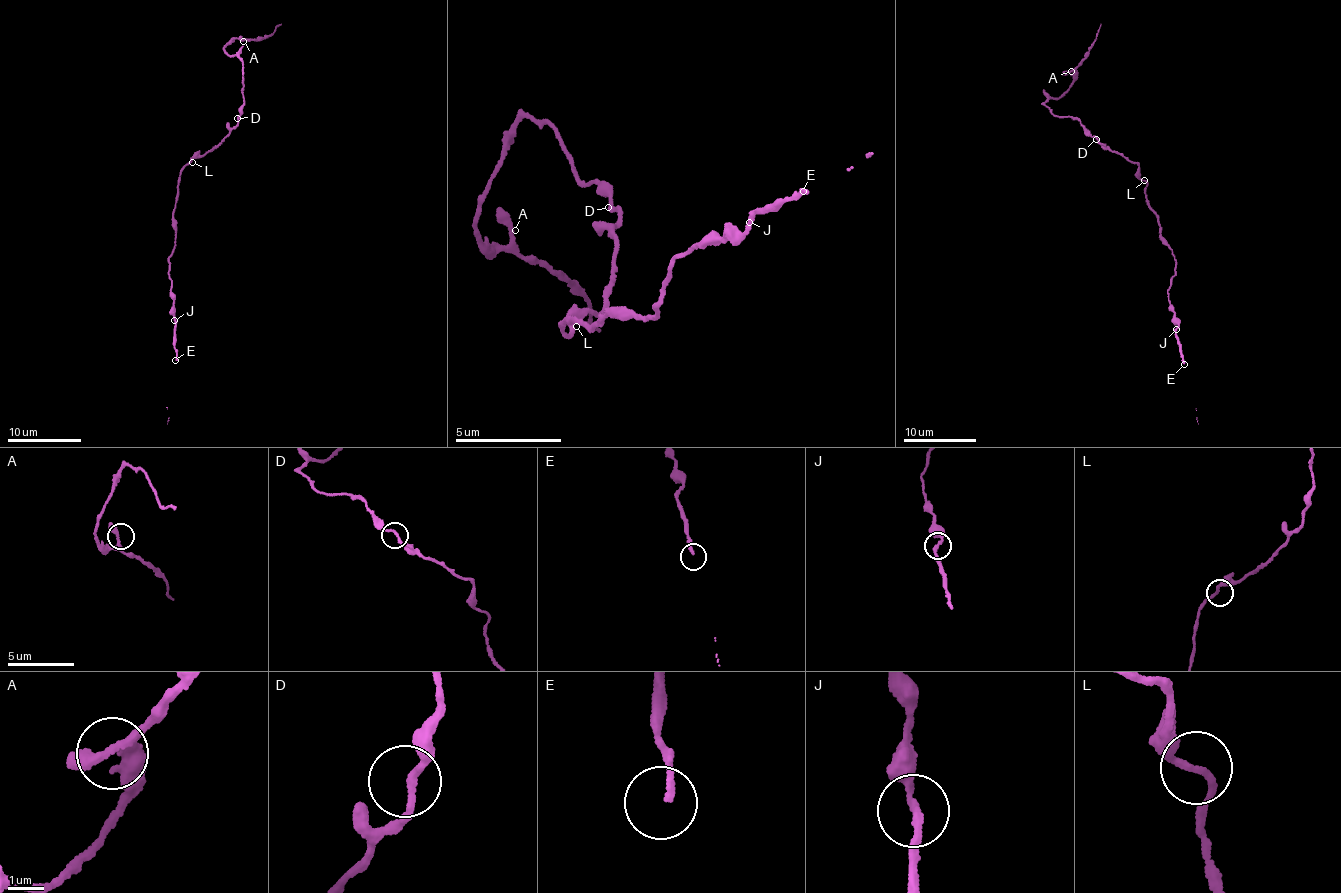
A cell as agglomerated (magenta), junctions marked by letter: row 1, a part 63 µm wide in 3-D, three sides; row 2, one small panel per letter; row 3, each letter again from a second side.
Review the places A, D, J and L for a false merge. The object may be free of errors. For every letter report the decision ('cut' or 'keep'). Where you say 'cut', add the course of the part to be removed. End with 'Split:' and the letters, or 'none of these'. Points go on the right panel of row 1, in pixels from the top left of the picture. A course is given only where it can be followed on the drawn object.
A: keep
D: keep
J: keep
L: keep
Split: none of these

